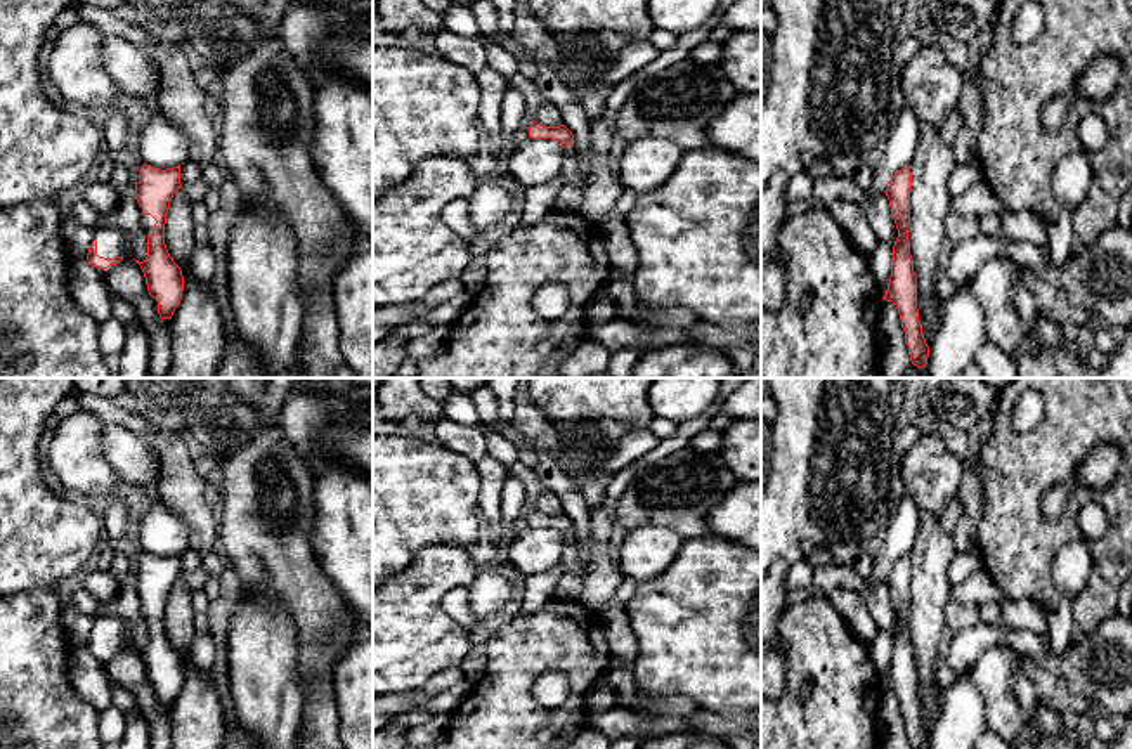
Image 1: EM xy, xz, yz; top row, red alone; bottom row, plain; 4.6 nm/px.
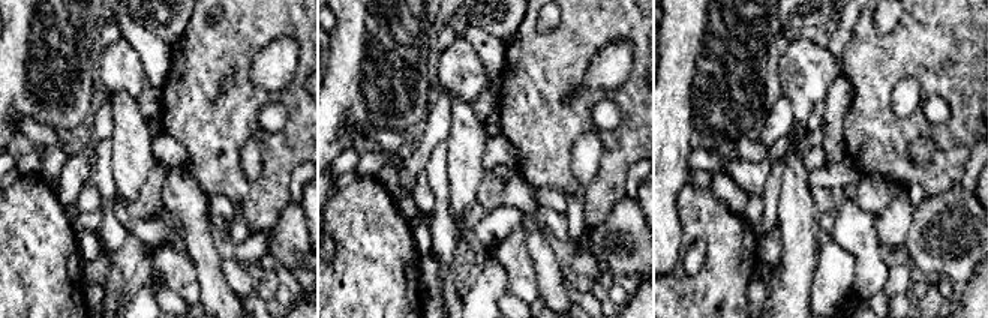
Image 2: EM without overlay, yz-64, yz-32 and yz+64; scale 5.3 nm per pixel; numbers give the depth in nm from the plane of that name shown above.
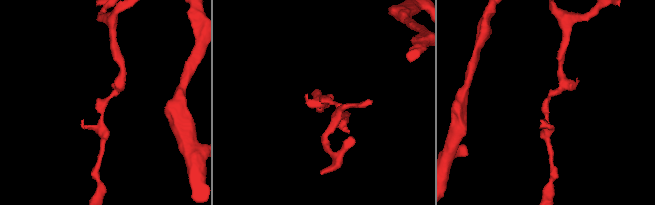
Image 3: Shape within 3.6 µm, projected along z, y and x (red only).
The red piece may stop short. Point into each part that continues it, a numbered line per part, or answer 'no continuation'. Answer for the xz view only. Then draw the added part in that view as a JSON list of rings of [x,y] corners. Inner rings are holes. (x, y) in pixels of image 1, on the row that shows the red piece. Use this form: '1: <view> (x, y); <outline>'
no continuation

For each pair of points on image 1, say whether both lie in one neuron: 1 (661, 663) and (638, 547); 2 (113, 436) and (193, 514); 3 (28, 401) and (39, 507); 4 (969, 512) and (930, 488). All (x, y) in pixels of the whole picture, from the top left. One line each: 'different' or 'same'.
1: different
2: different
3: same
4: different

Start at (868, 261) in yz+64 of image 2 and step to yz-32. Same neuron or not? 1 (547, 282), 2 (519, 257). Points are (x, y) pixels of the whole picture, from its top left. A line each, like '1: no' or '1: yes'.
1: no
2: yes

